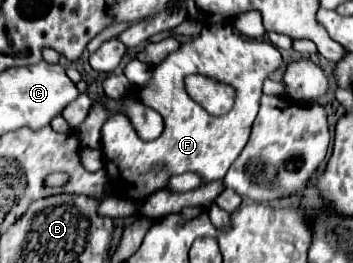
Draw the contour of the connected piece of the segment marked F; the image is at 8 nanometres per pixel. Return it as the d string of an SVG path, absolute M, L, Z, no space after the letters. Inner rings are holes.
M228 22L208 24L202 34L192 42L172 52L160 66L152 68L152 80L138 92L138 98L158 110L164 118L164 132L152 142L138 138L136 130L124 114L116 114L102 126L102 152L106 158L106 172L116 194L128 198L146 198L168 184L172 174L198 172L204 182L222 178L244 150L252 122L258 114L262 82L282 64L282 54L266 40L252 40L236 34ZM190 74L206 74L236 88L236 104L224 116L208 114L194 102L186 88L184 78Z

